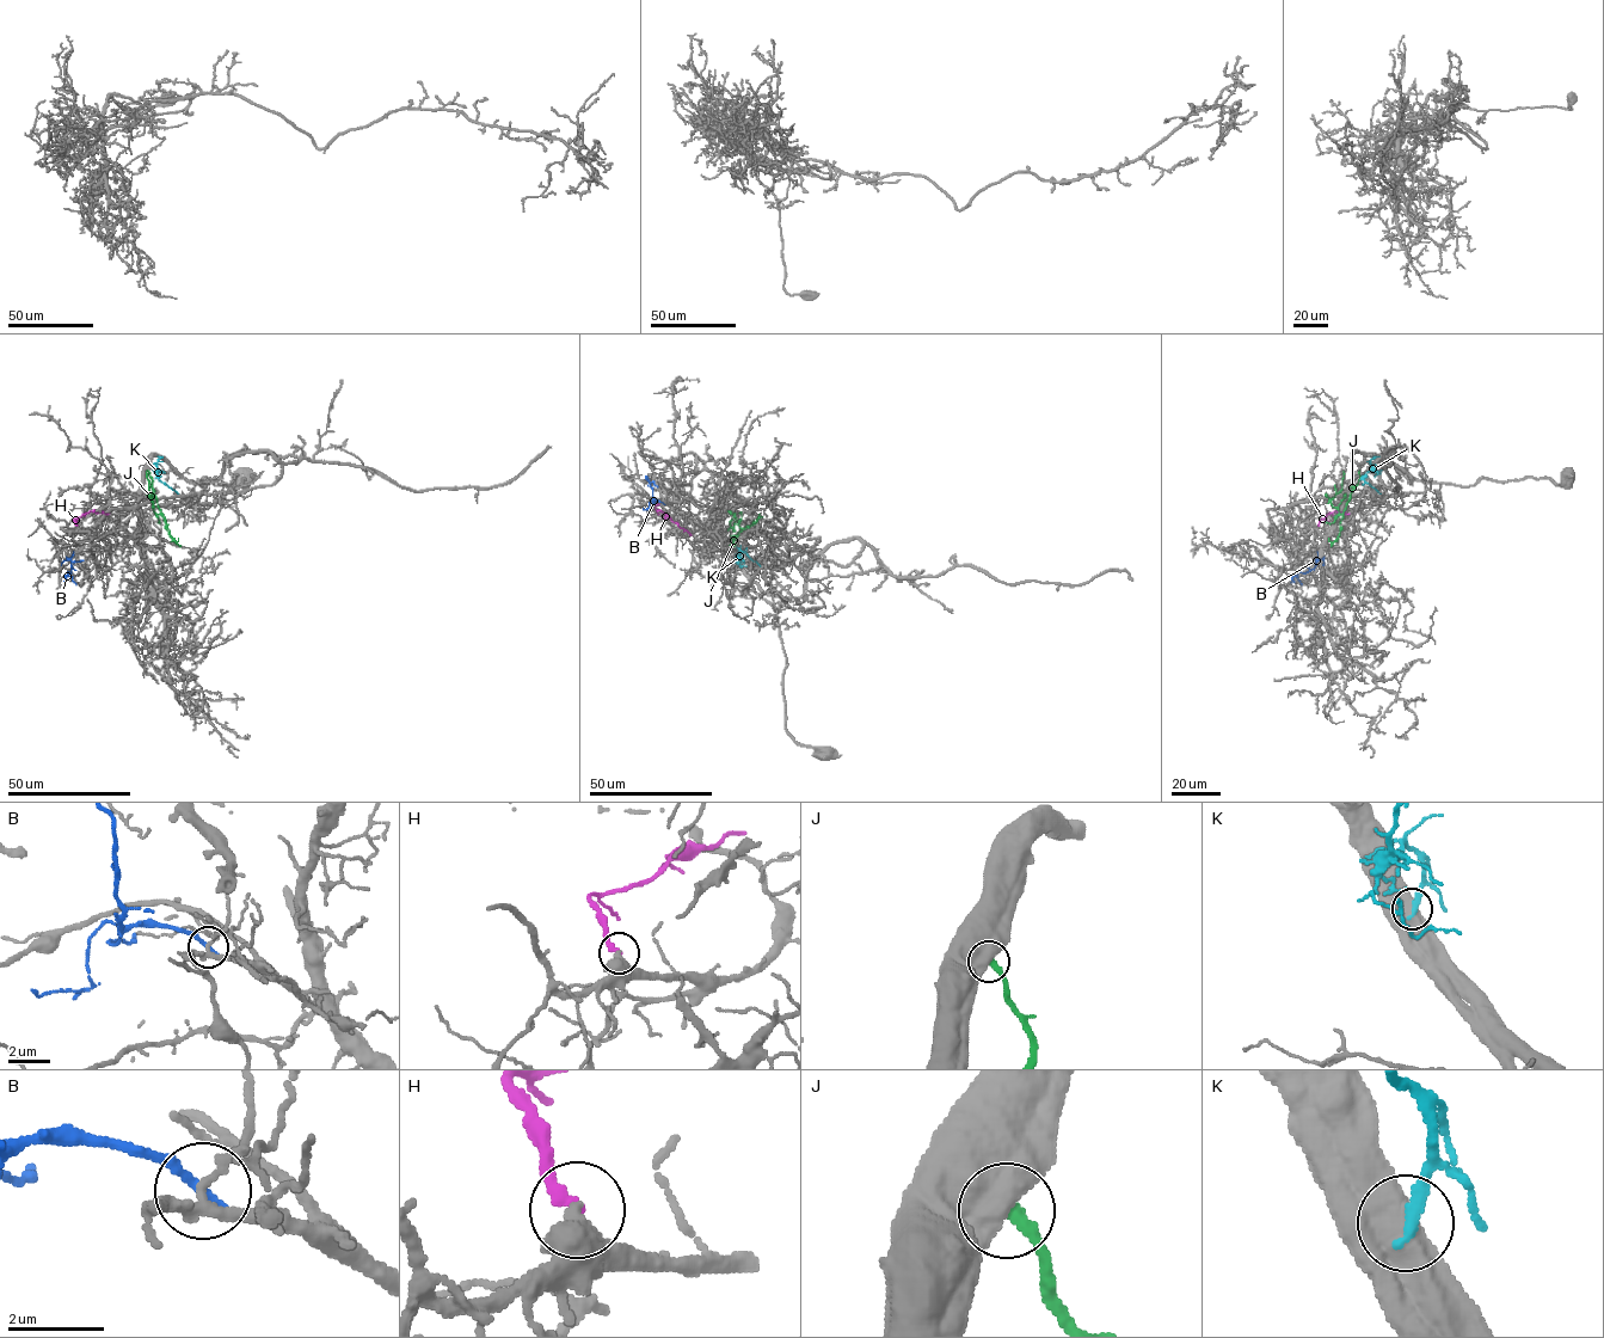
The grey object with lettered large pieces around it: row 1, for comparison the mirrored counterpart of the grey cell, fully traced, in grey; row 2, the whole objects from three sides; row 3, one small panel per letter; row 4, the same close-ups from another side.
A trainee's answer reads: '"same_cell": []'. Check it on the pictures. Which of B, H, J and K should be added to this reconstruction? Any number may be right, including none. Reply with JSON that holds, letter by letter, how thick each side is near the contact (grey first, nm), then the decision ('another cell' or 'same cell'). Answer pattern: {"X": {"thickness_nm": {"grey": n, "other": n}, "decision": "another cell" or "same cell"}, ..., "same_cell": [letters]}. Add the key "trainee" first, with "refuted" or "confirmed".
{"trainee": "confirmed", "B": {"thickness_nm": {"grey": 200, "other": 240}, "decision": "another cell"}, "H": {"thickness_nm": {"grey": 600, "other": 240}, "decision": "another cell"}, "J": {"thickness_nm": {"grey": 800, "other": 280}, "decision": "another cell"}, "K": {"thickness_nm": {"grey": 800, "other": 240}, "decision": "another cell"}, "same_cell": []}

